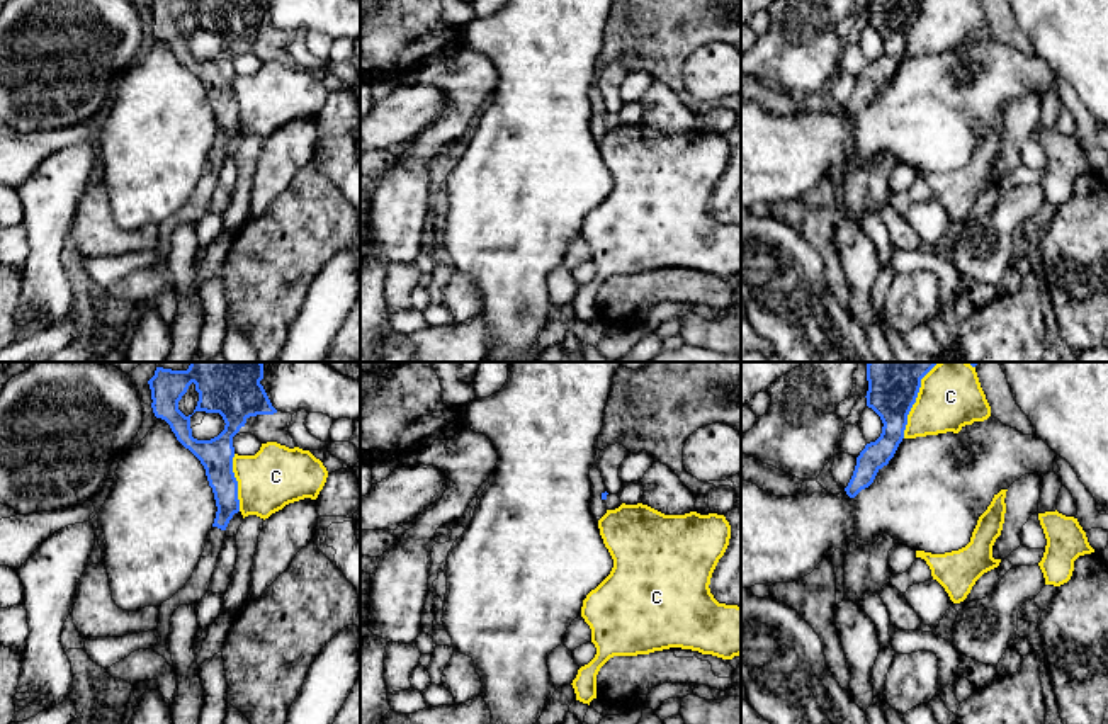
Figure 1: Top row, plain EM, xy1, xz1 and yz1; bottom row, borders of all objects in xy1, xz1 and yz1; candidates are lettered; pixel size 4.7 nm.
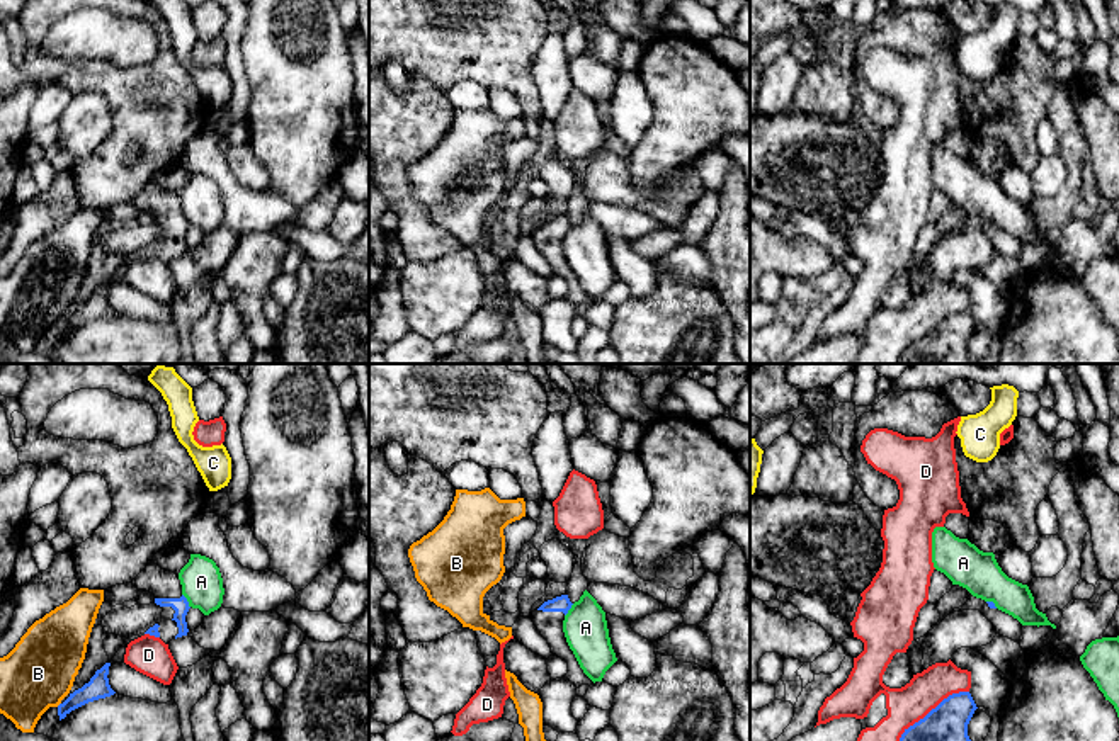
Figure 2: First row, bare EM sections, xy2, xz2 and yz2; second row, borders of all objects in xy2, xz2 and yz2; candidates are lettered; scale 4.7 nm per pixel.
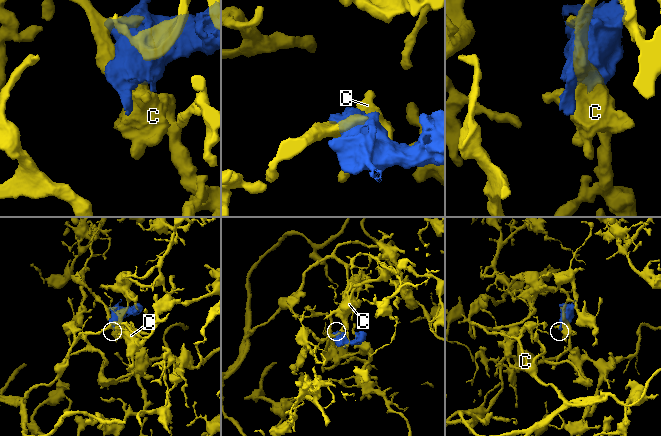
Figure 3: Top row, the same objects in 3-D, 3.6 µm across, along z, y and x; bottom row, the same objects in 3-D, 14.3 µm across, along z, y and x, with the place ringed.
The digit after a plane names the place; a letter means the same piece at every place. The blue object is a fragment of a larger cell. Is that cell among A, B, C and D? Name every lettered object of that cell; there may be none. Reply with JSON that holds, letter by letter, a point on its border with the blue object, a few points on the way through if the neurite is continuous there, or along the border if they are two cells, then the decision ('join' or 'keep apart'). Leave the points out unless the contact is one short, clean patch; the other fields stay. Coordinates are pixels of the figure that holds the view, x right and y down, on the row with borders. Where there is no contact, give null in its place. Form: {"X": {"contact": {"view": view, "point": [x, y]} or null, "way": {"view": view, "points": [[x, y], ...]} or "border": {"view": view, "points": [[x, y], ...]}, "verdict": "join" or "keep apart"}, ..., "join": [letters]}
{"A": {"contact": {"view": "xy2", "point": [186, 600]}, "border": {"view": "xy2", "points": [[182, 593], [189, 607]]}, "verdict": "keep apart"}, "B": {"contact": null, "verdict": "keep apart"}, "C": {"contact": {"view": "yz1", "point": [915, 400]}, "verdict": "keep apart"}, "D": {"contact": {"view": "yz2", "point": [932, 709]}, "verdict": "keep apart"}, "join": []}

